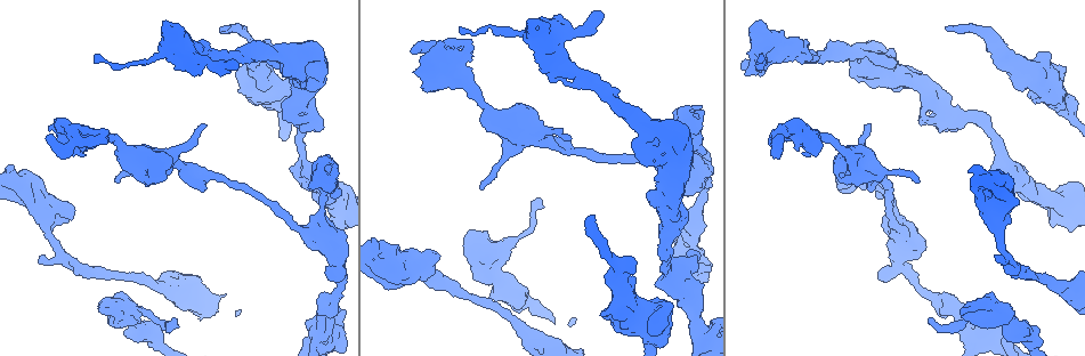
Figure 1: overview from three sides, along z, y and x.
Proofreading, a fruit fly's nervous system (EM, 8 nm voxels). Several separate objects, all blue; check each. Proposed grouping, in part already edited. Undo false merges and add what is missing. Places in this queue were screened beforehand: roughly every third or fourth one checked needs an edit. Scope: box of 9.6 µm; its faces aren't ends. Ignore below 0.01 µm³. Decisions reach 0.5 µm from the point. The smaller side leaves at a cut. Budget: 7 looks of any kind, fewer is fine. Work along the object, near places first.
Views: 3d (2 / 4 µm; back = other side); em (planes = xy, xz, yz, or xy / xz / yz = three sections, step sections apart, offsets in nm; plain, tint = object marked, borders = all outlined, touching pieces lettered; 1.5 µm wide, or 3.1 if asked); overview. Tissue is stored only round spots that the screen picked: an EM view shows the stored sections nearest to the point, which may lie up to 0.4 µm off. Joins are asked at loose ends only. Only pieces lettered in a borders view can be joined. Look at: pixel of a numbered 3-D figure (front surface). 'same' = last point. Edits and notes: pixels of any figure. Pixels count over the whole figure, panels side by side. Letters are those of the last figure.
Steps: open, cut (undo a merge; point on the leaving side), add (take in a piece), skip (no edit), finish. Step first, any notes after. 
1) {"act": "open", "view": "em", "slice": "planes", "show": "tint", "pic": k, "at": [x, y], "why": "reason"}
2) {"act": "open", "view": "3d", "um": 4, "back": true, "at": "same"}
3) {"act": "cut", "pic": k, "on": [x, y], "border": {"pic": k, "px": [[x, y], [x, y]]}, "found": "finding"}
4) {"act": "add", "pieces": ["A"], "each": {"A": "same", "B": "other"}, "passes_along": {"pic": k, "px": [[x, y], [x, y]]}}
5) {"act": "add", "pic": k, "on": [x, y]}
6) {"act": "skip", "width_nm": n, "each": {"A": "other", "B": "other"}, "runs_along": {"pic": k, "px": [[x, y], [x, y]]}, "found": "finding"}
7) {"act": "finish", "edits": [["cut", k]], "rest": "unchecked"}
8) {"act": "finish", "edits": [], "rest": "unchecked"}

{"act": "open", "view": "em", "slice": "xy", "step": 8, "show": "tint", "pic": 1, "at": [424, 60], "why": "branch stops here"}

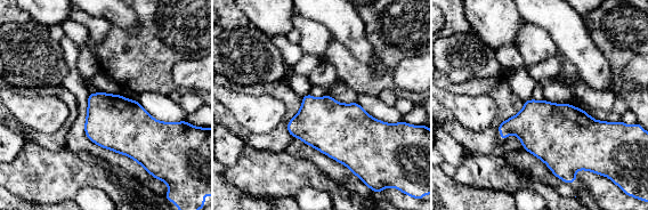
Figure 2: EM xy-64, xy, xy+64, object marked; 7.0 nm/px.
{"act": "open", "view": "em", "slice": "planes", "show": "borders", "at": "same"}

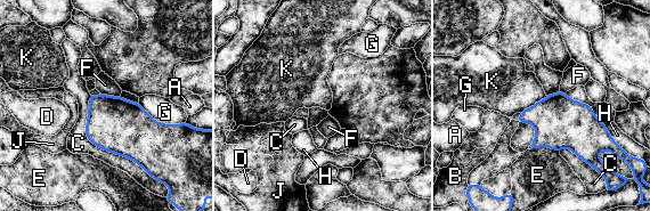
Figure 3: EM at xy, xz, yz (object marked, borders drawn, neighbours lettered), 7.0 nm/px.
{"act": "skip", "each": {"A": "other", "B": "other", "C": "other", "D": "other", "E": "other", "F": "other", "G": "other", "H": "other", "J": "other", "K": "other"}, "border": {"pic": 3, "px": [[547, 96], [520, 113]]}, "found": "none of them fits"}

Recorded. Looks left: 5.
{"act": "open", "view": "3d", "um": 4, "pic": 1, "at": [796, 38], "why": "free end"}

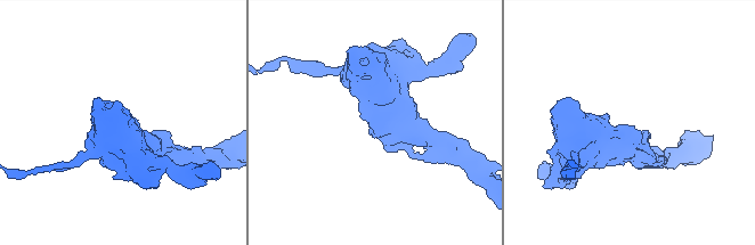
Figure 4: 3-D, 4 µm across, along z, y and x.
{"act": "open", "view": "em", "slice": "xz", "step": 8, "show": "borders", "pic": 4, "at": [629, 126]}

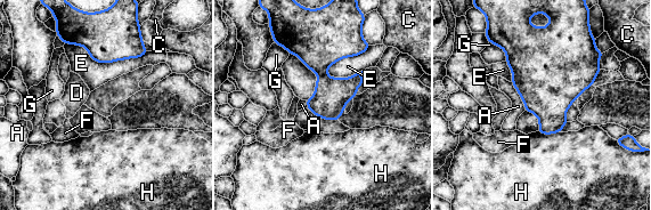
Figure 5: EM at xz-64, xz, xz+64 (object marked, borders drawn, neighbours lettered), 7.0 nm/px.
{"act": "skip", "each": {"A": "other", "C": "other", "D": "other", "E": "other", "F": "other", "G": "other", "H": "other"}, "border": {"pic": 5, "px": [[494, 43], [505, 53], [506, 59]]}, "found": "none of them fits"}

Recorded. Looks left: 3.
{"act": "open", "view": "3d", "um": 4, "back": true, "pic": 1, "at": [929, 318], "why": "tapers out"}

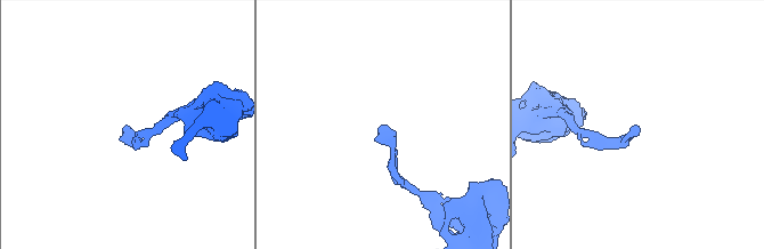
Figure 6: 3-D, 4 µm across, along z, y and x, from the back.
{"act": "open", "view": "em", "slice": "planes", "show": "tint", "pic": 6, "at": [129, 127]}

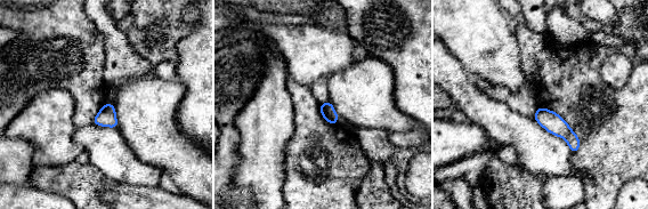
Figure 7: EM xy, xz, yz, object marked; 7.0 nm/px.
{"act": "open", "view": "em", "slice": "planes", "show": "borders", "at": "same", "why": "what lies round it"}

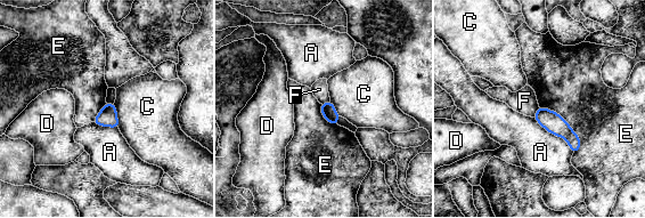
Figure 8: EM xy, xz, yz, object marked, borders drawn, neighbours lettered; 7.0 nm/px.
{"act": "skip", "each": {"A": "other", "C": "other", "D": "other", "E": "other", "F": "other"}, "border": {"pic": 8, "px": [[539, 106], [577, 135], [574, 153]]}, "found": "none of them fits"}

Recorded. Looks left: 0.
{"act": "finish", "edits": [], "rest": "unchecked"}

